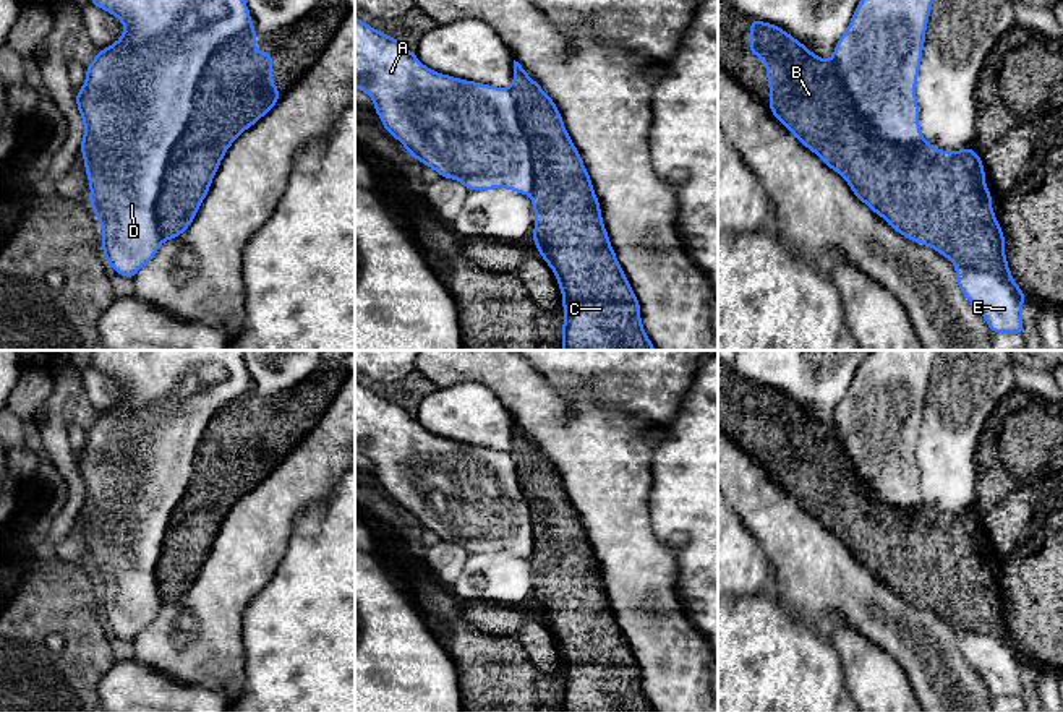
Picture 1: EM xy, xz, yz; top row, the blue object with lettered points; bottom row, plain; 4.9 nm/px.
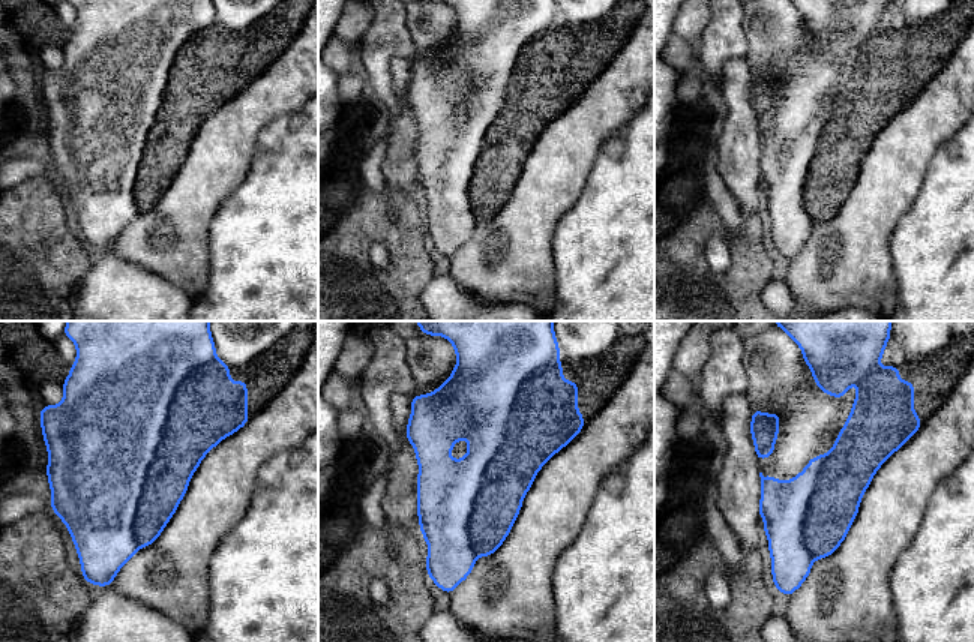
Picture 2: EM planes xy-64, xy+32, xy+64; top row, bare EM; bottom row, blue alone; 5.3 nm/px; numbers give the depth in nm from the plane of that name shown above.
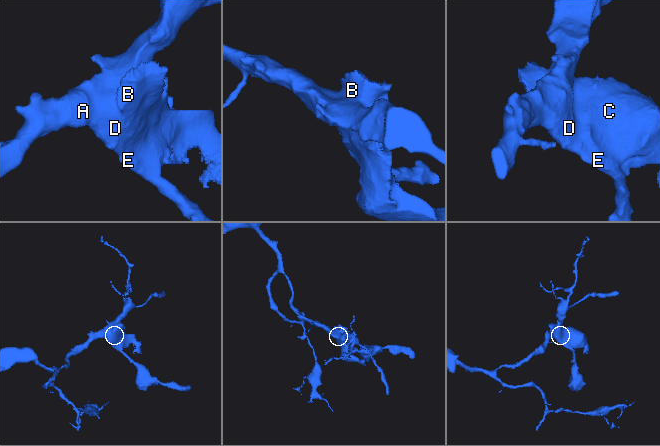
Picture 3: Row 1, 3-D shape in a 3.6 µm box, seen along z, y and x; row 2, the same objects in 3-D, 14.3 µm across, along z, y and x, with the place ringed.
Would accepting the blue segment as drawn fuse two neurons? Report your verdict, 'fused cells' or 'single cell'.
fused cells

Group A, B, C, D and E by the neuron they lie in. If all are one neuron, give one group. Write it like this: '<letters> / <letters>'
A D E / B C

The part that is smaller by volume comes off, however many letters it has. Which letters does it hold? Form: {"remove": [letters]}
{"remove": ["B", "C"]}

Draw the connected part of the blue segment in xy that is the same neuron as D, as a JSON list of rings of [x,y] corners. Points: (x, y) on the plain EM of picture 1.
[[[94,350],[91,355],[91,368],[99,370],[117,380],[123,386],[125,394],[117,405],[113,405],[104,414],[97,414],[96,422],[86,430],[86,444],[83,451],[76,456],[76,469],[84,487],[84,500],[79,511],[84,521],[86,538],[91,548],[89,568],[94,579],[102,589],[104,621],[120,639],[133,642],[136,636],[156,620],[157,613],[164,607],[164,602],[159,597],[157,590],[156,566],[160,558],[160,545],[164,542],[170,516],[191,482],[196,449],[204,435],[204,430],[212,415],[222,405],[250,392],[253,386],[245,365],[245,350]]]

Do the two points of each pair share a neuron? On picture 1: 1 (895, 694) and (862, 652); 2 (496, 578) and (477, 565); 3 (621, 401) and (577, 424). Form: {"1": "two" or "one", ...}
{"1": "one", "2": "one", "3": "two"}

